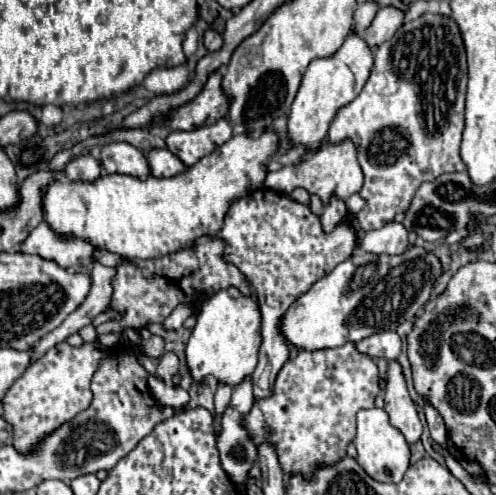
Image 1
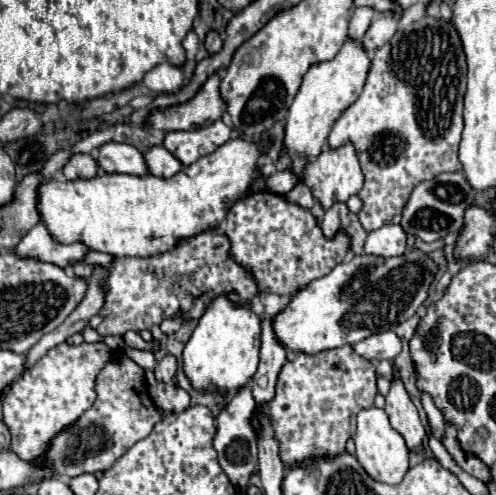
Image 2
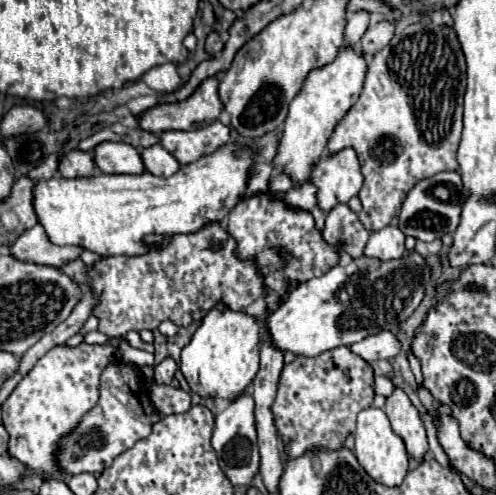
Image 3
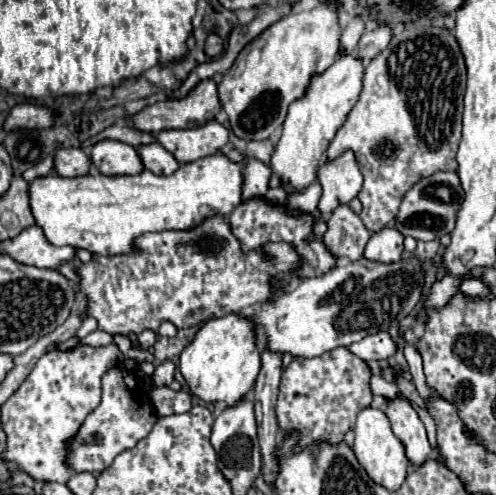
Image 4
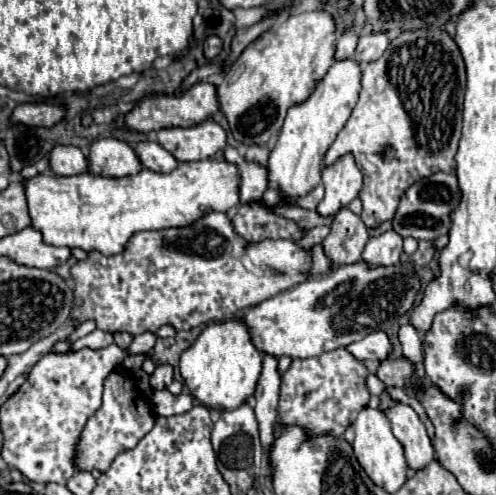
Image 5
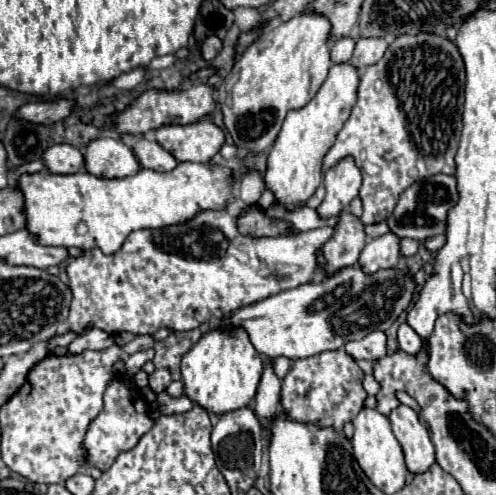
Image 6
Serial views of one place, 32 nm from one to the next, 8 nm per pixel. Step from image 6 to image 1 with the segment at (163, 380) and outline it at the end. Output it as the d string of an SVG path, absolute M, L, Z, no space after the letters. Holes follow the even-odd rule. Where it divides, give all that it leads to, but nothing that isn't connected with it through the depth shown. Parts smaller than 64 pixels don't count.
M164 352L164 356L158 360L158 376L170 384L172 376L178 372L178 356L174 352Z

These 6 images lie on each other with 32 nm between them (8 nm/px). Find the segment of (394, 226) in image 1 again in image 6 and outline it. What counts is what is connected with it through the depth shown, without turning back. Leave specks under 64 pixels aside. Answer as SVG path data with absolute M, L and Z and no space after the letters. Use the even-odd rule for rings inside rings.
M386 232L384 236L368 240L364 246L358 264L364 268L364 272L376 272L380 268L394 268L400 258L400 238L392 232Z

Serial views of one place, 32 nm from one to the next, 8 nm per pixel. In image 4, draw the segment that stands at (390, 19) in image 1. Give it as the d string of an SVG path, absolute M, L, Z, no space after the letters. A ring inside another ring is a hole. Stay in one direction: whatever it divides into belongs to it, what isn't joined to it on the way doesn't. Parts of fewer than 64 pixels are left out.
M378 24L376 28L366 30L364 36L362 36L360 42L358 42L356 56L360 56L362 60L372 60L372 58L376 58L376 56L388 46L390 38L392 38L392 28L386 26L386 24Z

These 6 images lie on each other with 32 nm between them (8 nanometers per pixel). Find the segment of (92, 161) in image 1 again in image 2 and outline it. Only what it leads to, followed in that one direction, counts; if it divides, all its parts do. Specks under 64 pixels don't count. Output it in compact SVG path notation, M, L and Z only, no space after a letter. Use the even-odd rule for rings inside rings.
M76 154L64 166L64 176L68 180L78 180L78 178L90 180L96 174L98 174L98 162L90 154Z

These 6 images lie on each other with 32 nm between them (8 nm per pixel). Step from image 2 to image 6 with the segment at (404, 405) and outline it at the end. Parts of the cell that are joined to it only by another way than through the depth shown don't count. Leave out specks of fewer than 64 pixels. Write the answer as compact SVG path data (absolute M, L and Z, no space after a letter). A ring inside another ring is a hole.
M400 404L388 414L388 420L392 424L392 432L396 440L404 450L408 470L412 474L426 472L436 462L436 458L434 458L434 446L430 434L426 426L420 422L418 414L412 408Z

